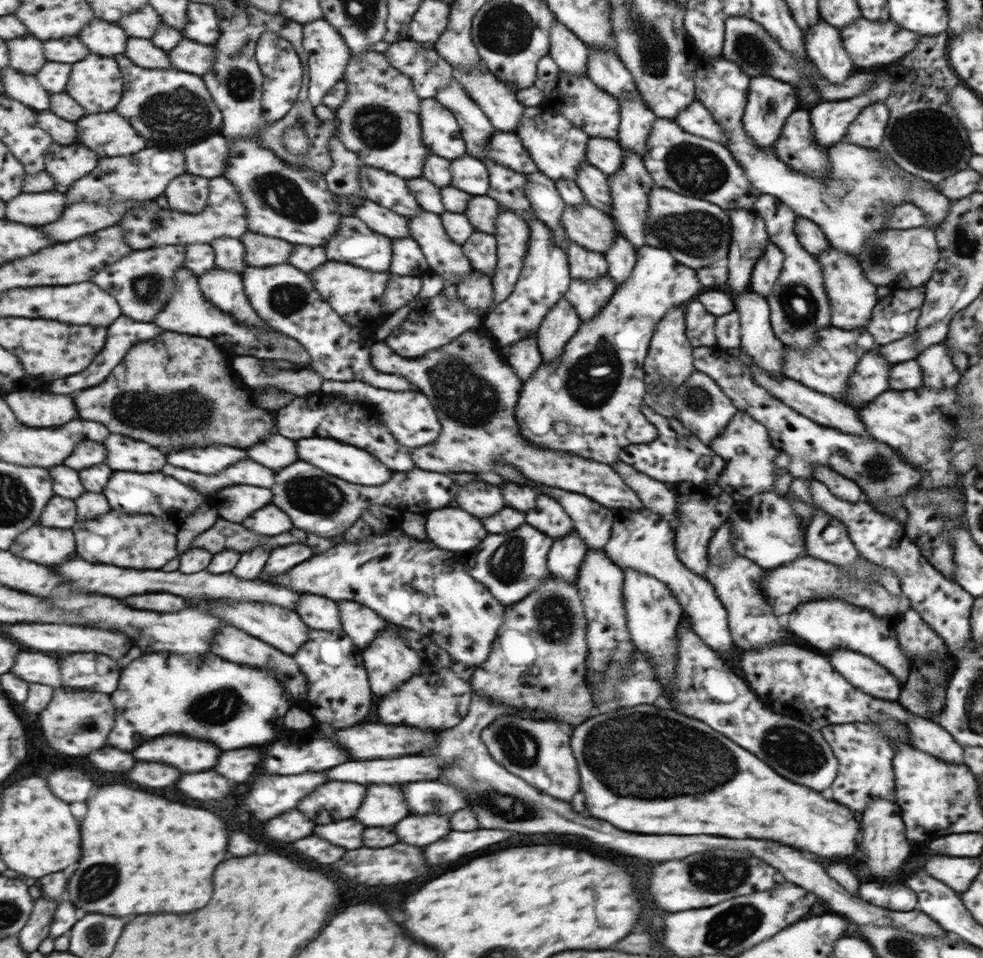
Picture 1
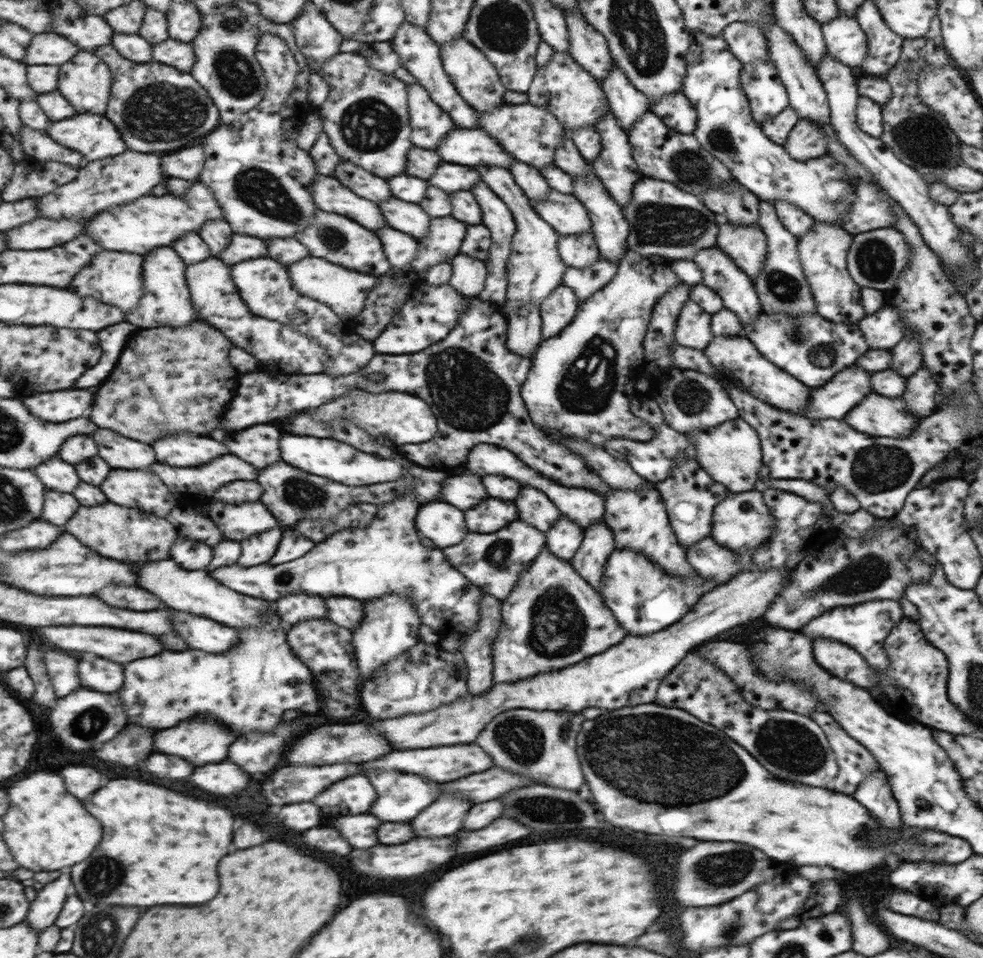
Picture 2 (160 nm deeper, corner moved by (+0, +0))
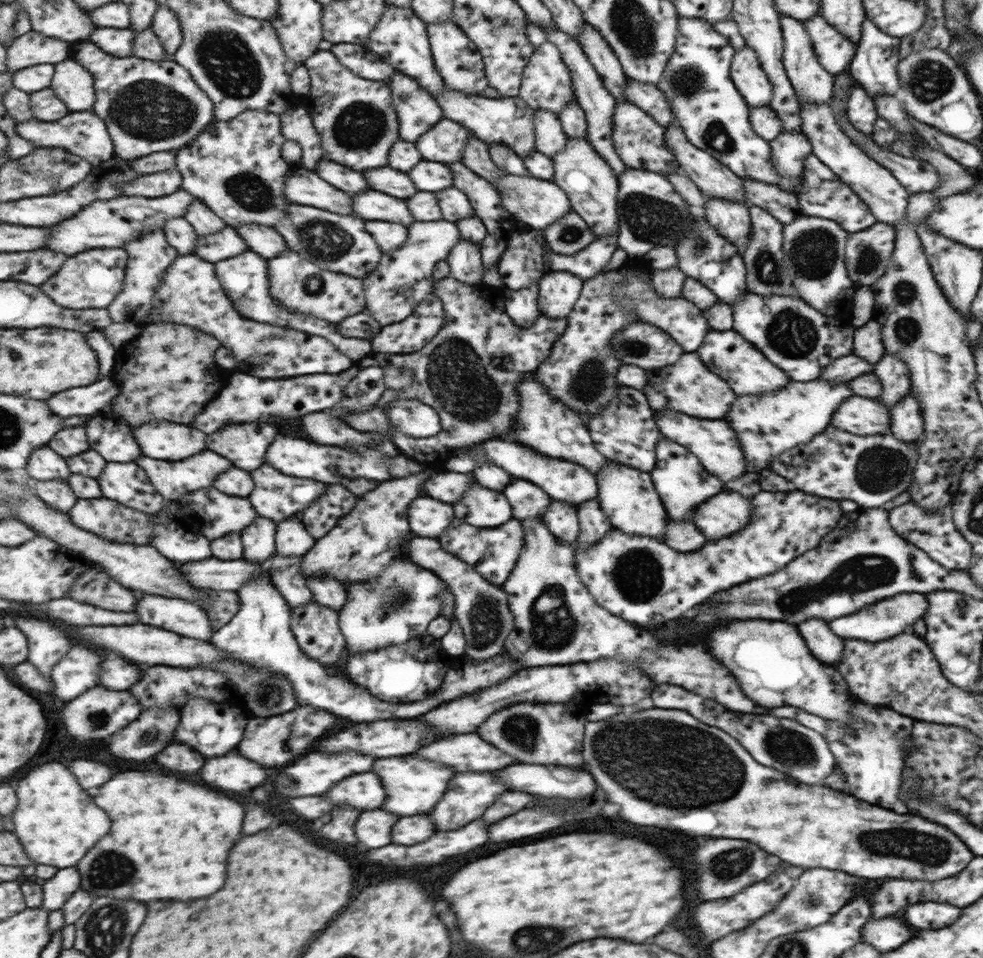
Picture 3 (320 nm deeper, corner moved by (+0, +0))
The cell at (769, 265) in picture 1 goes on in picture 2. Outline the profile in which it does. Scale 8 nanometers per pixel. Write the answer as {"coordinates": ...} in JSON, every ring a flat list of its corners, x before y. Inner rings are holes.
{"coordinates":[[721,218,718,225,717,246,728,254,751,280,754,279,767,253,766,238,760,227,729,224]]}

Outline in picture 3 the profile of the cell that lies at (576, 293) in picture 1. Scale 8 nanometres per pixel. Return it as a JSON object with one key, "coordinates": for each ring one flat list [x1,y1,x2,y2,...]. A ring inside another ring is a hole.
{"coordinates":[[613,231,609,236,595,237,593,242,579,253,570,255,551,254,551,270,565,271,577,275,582,282,598,274,611,254,615,252,618,231]]}

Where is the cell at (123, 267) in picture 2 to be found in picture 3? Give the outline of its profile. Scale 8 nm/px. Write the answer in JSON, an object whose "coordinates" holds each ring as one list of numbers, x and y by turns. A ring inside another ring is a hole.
{"coordinates":[[124,248,91,249,65,261,65,270,45,282,45,294,49,294,59,306,65,308,105,308,119,297,127,280,129,255]]}

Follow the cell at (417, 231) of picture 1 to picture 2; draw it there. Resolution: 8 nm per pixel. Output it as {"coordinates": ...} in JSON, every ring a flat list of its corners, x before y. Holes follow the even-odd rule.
{"coordinates":[[389,197,389,202,381,202,379,207,391,228,408,234,417,241,426,235,431,218,418,204]]}

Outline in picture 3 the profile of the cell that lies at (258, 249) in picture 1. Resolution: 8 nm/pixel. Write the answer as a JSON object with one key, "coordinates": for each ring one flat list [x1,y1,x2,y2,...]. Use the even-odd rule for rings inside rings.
{"coordinates":[[227,226,219,233,209,236,198,235,194,254,207,262,218,263,249,251,247,241,236,229]]}

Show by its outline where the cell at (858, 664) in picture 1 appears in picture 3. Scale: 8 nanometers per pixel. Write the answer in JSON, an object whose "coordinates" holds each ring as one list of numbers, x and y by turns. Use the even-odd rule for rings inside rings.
{"coordinates":[[820,619,807,620,797,624,808,649,822,663,836,666,843,650,842,639,829,630,828,624]]}

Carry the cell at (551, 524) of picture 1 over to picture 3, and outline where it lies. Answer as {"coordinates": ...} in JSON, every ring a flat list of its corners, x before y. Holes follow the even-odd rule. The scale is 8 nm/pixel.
{"coordinates":[[511,478,507,488,503,490,505,498,509,498,509,502,513,502,512,514,517,519,539,516,546,511,550,498,538,486,533,486,531,482]]}

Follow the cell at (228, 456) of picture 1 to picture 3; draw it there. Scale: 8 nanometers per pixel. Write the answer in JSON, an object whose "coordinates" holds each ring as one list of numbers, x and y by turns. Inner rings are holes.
{"coordinates":[[149,421,135,428,135,434,145,454,157,460,177,462,208,448,205,431,171,421]]}

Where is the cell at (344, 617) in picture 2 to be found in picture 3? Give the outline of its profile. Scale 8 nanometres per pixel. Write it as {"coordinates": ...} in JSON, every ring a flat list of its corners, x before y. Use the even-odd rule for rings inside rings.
{"coordinates":[[325,576,325,578,308,578,307,586,314,594,314,600,319,604,330,606,338,613,345,607,348,601,348,590,345,584,333,576]]}

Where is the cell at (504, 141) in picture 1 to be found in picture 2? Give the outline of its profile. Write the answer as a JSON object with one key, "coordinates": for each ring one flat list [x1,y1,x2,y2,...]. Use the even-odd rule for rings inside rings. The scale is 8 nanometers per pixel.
{"coordinates":[[455,128,434,153,441,161,465,166,493,165,506,168,513,158,497,141,480,129]]}

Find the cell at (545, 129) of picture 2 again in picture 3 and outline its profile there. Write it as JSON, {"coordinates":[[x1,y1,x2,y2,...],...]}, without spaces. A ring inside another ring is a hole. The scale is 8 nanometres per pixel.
{"coordinates":[[445,87,441,89,441,94,437,94,434,98,444,110,443,118,461,124,465,130,487,146,489,144,507,146,519,158,523,158,535,150,535,135,533,135,532,125,535,110,529,109,518,97,503,97,496,100,469,96,469,94]]}

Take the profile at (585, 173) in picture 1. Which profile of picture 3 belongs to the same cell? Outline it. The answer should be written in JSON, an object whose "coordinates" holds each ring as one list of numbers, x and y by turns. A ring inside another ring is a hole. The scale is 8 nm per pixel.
{"coordinates":[[535,109,532,125,533,135,535,135,535,151,552,158,557,151,563,150,567,138,555,114,547,110]]}

